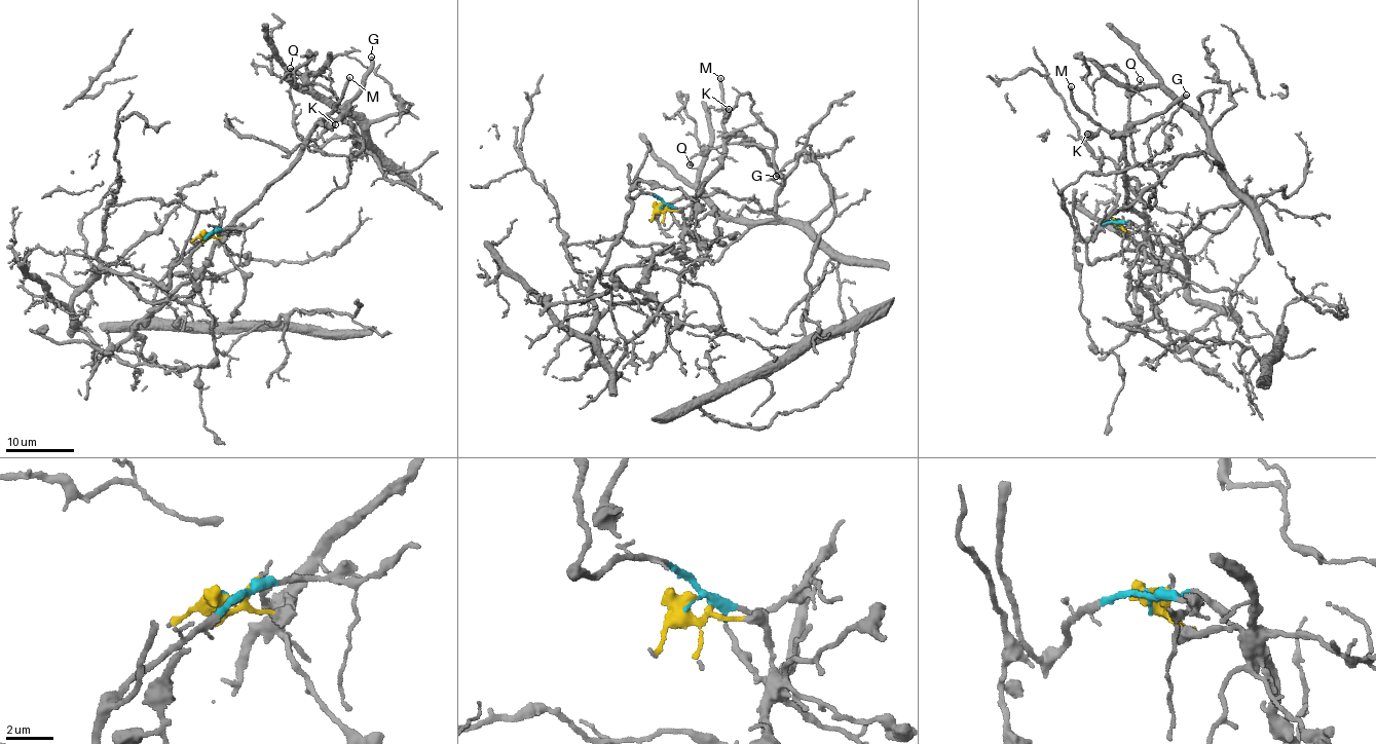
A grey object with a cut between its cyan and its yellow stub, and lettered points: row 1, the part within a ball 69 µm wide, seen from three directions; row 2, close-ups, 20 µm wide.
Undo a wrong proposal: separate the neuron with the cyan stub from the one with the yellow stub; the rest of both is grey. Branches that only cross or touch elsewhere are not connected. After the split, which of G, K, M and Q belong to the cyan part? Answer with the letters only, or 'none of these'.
none of these

